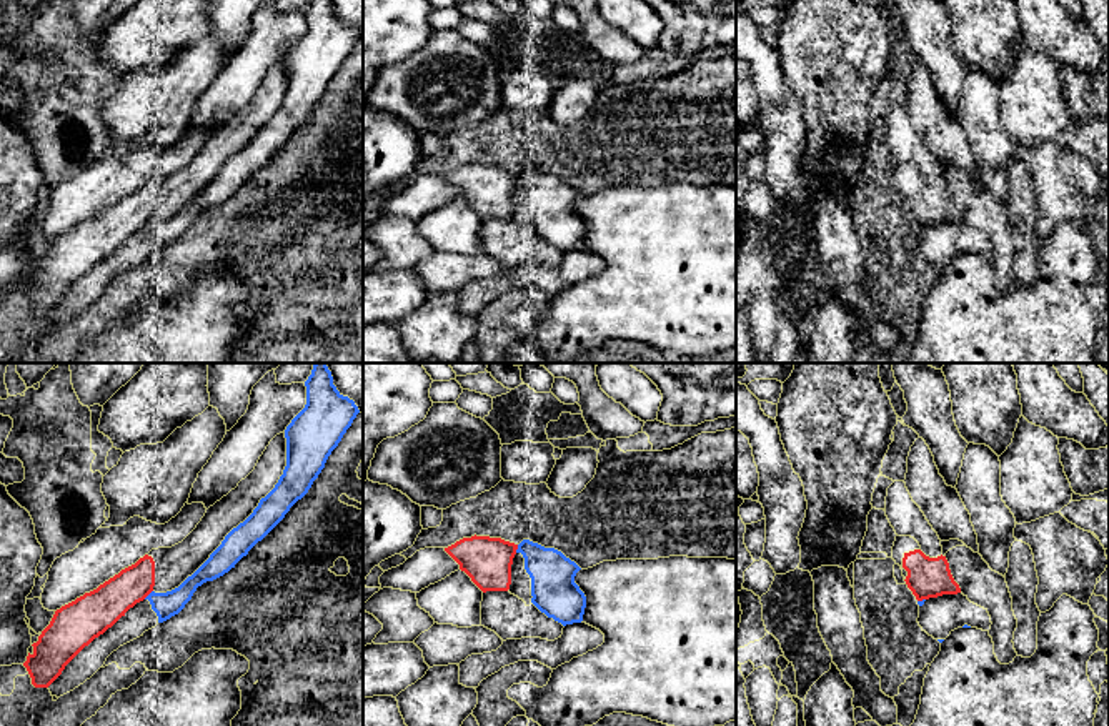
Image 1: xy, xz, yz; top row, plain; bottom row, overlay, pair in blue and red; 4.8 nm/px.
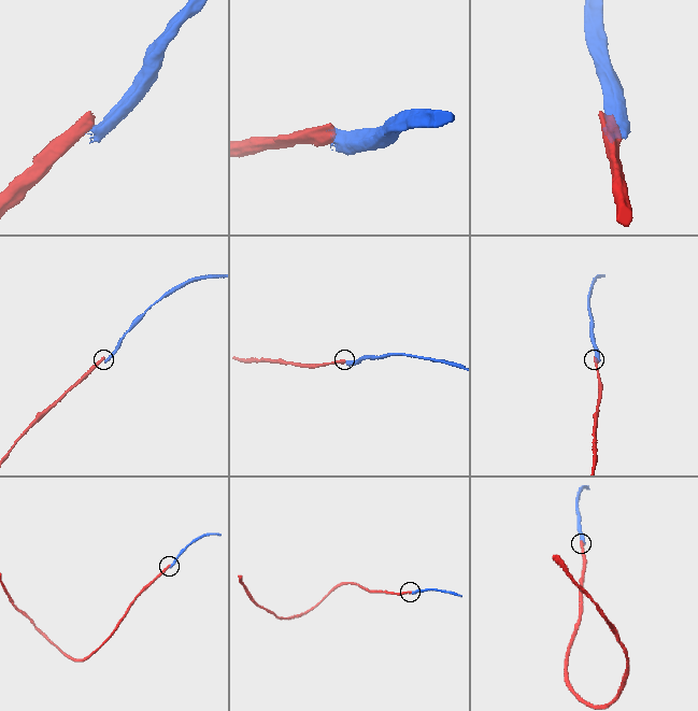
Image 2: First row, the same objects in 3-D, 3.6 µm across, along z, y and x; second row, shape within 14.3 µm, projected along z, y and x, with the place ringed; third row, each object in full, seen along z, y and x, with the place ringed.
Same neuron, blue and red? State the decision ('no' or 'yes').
no

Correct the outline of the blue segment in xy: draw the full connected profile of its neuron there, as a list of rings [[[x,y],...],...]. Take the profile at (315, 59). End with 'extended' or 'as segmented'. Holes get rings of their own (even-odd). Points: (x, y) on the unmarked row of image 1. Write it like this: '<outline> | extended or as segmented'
[[[311,0],[305,13],[306,32],[285,57],[286,93],[275,115],[178,215],[167,220],[152,218],[85,273],[48,313],[52,323],[60,325],[73,318],[103,295],[107,285],[120,273],[178,241],[198,213],[235,195],[308,120],[360,37],[336,17],[331,0]]] | extended

